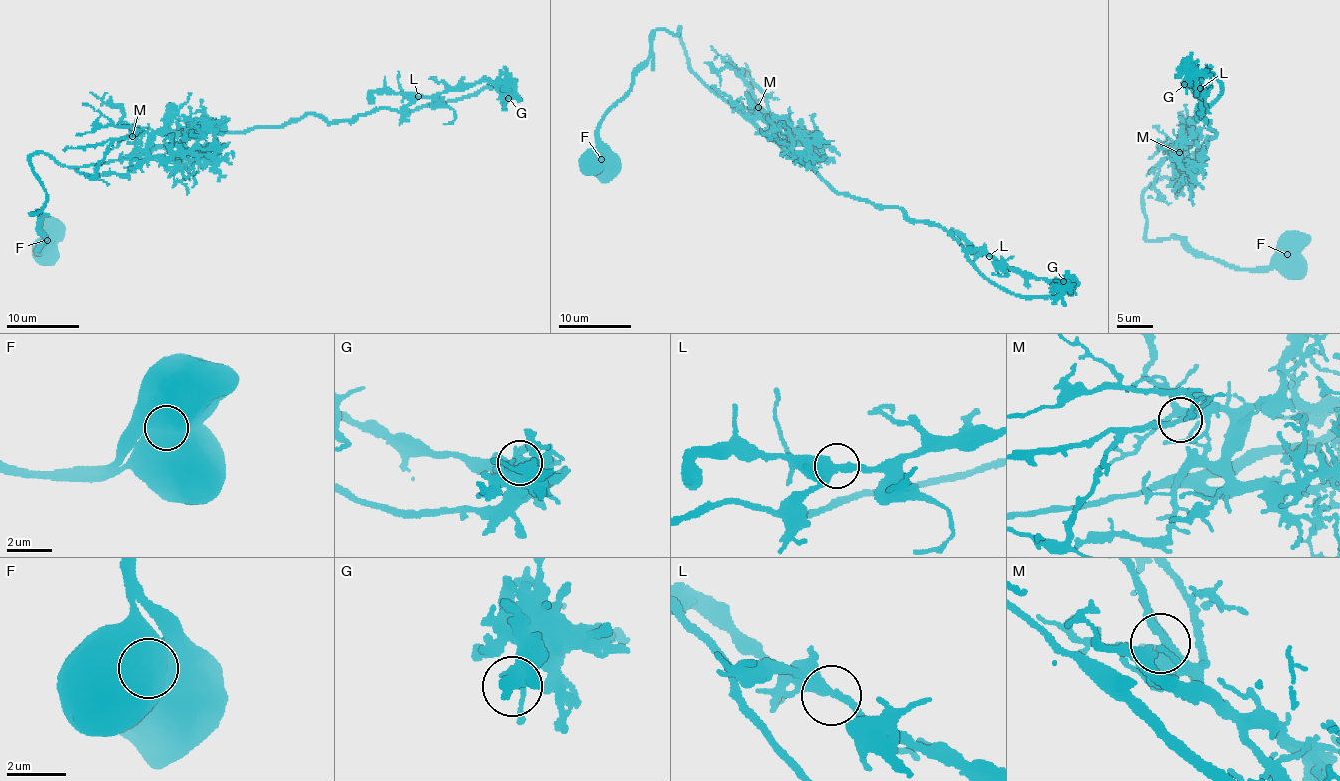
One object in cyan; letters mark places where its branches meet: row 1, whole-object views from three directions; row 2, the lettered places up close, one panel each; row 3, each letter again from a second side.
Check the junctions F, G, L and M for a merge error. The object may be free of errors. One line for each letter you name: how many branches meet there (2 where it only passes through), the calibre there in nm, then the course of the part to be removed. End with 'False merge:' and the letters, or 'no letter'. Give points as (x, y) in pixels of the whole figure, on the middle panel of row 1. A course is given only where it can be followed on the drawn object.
F: 1 branches meet; 1250 nm thick; foreign part runs (601, 159), (597, 127), (610, 107), (630, 89), (635, 73), (651, 56), (653, 70)
False merge: F

